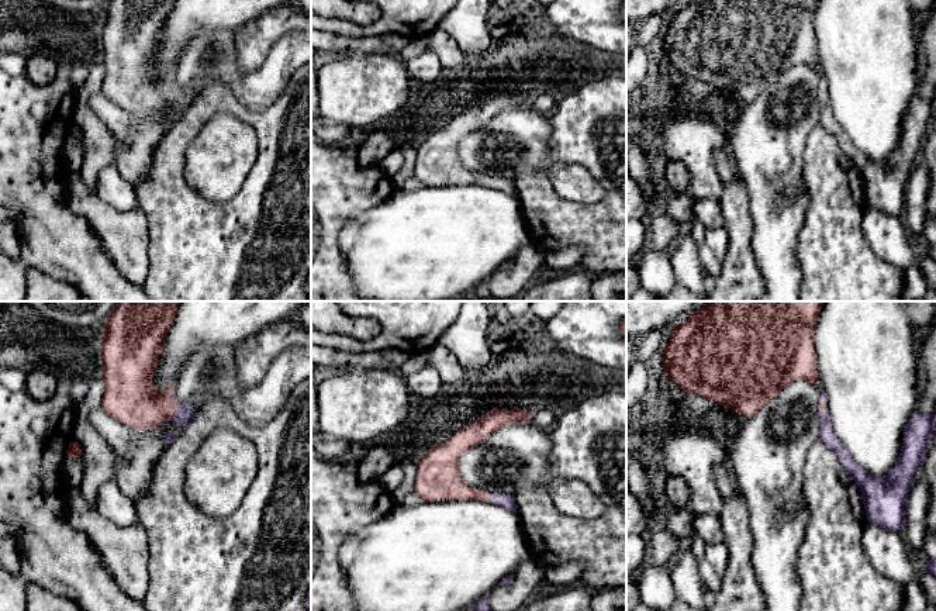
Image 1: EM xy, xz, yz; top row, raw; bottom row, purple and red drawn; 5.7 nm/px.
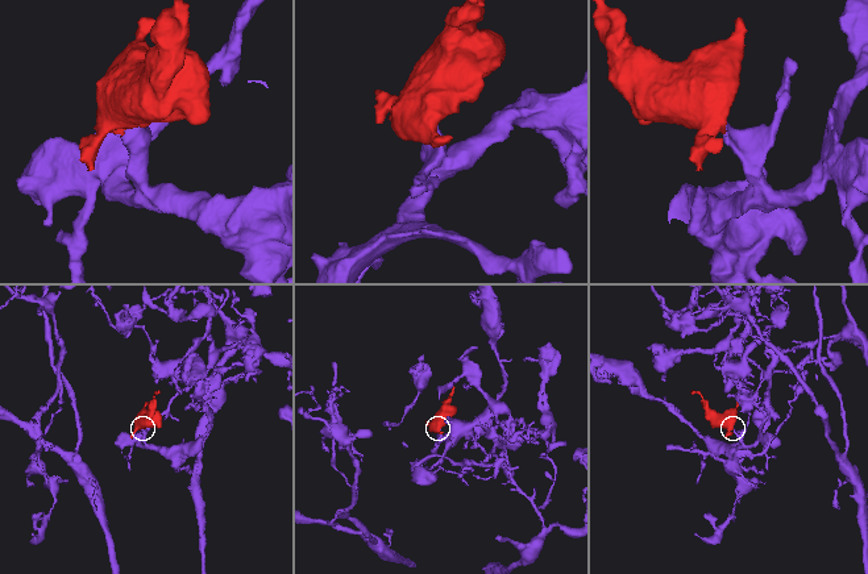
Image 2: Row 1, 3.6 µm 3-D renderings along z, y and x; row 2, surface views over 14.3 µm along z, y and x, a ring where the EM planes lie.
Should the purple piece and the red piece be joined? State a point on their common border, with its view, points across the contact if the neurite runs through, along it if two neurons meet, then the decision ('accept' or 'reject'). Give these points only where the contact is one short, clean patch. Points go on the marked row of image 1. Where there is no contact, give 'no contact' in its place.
contact xy (178, 407); way xy (185, 413), (178, 407), (147, 407), (135, 401); accept

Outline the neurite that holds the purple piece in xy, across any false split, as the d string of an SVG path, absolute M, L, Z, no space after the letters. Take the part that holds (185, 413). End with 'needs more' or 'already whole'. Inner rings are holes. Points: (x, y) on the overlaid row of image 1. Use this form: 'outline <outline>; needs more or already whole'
outline M118 301L118 304L115 306L115 308L111 311L111 314L108 315L108 318L107 318L106 322L104 322L103 342L101 342L101 348L100 348L101 365L103 365L101 376L103 376L104 383L106 383L106 390L104 390L104 396L103 396L101 410L103 410L108 417L111 417L111 418L114 418L114 420L122 422L124 425L127 425L127 427L129 427L129 428L137 428L137 429L151 429L151 428L153 428L153 427L159 427L159 425L162 425L162 424L166 425L166 424L169 424L170 421L176 421L179 425L183 427L183 429L182 429L179 434L165 432L165 438L167 439L169 445L170 445L176 438L179 438L179 436L183 434L184 428L191 422L191 420L193 420L193 417L194 417L194 414L196 414L191 405L182 403L182 401L177 398L177 396L176 396L176 384L170 384L170 386L169 386L167 389L165 389L165 390L159 390L159 389L153 384L153 370L155 370L155 369L158 367L158 365L159 365L159 356L160 356L160 353L162 353L162 351L163 351L165 336L166 336L166 334L169 332L170 325L172 325L173 321L175 321L176 311L177 311L177 307L180 306L180 303L182 303L182 301Z; needs more

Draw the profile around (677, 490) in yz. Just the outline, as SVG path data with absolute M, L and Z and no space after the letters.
M669 474L666 481L666 497L673 507L684 510L690 501L690 493L690 486L683 477Z

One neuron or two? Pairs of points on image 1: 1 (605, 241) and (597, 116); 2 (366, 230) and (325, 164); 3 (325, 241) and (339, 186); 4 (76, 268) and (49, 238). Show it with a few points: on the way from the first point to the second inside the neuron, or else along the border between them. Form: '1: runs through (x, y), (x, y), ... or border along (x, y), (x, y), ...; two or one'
1: runs through (611, 210), (611, 147); one
2: border along (386, 197), (361, 210), (344, 227), (338, 241); two
3: runs through (325, 227), (325, 200); one
4: runs through (72, 261), (57, 245); one

